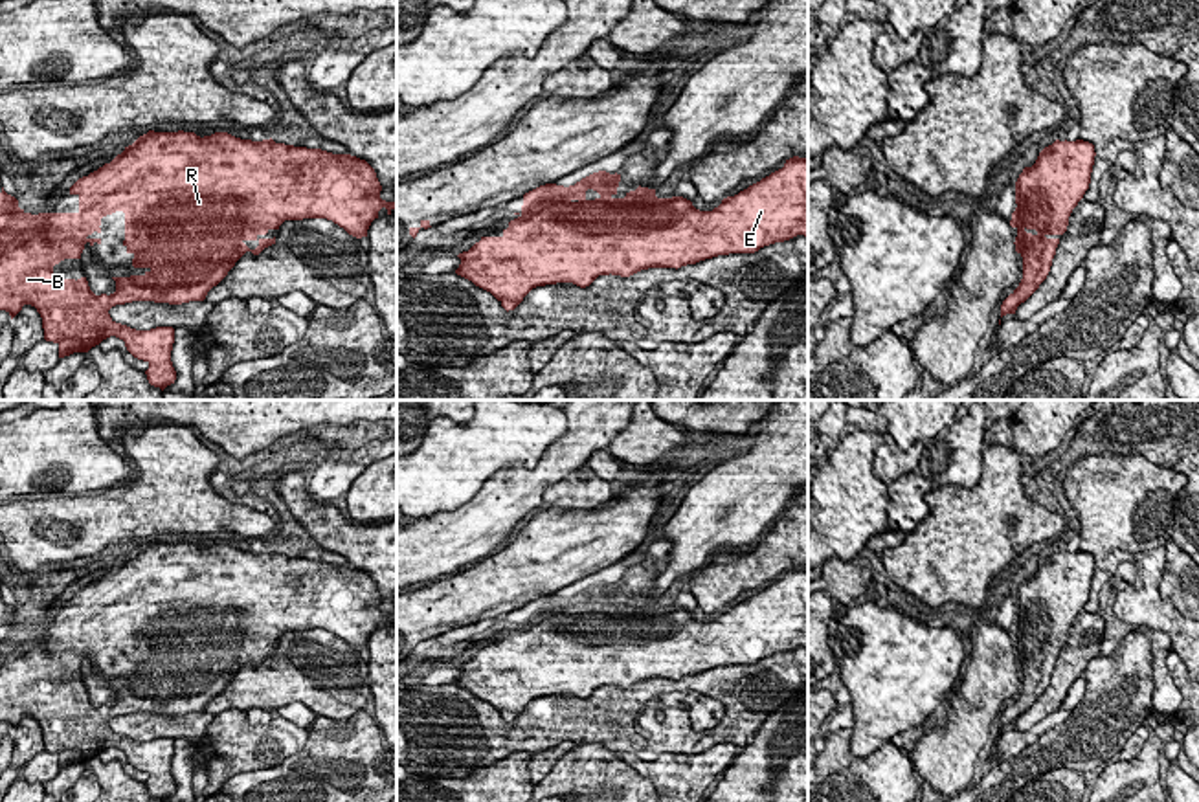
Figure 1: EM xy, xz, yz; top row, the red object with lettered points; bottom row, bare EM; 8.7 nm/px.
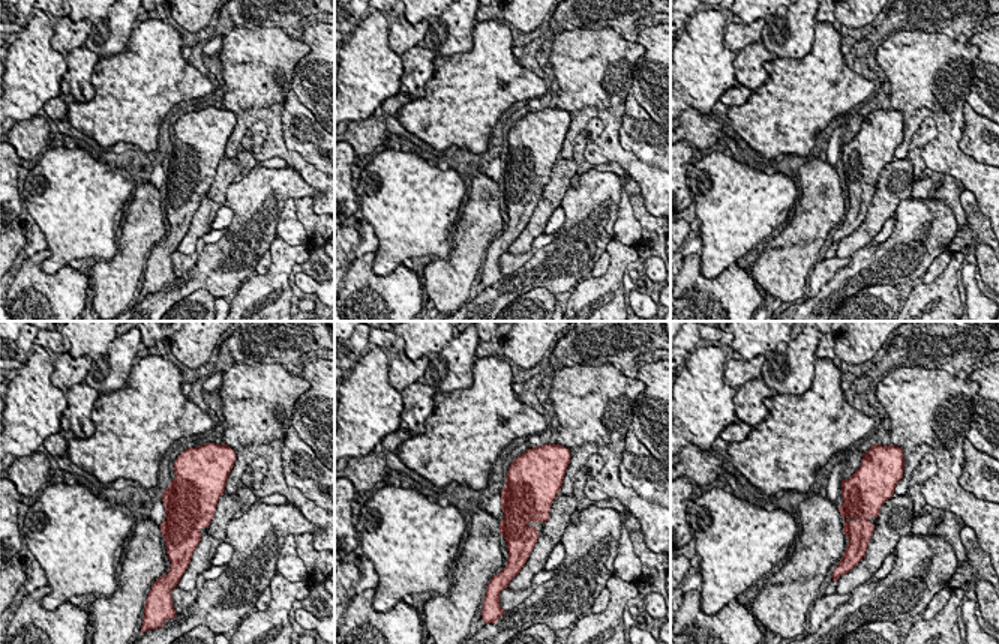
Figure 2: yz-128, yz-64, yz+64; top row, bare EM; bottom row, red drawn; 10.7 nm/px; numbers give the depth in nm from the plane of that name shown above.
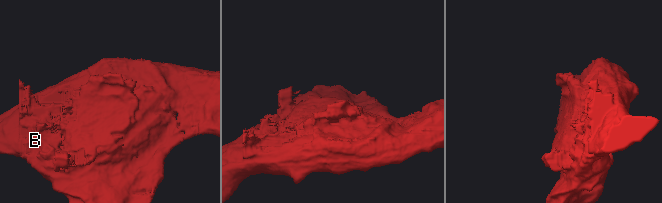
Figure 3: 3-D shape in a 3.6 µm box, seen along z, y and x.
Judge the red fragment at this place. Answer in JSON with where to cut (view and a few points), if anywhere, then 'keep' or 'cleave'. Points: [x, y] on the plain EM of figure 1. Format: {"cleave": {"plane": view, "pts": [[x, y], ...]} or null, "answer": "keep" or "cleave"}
{"cleave": null, "answer": "keep"}

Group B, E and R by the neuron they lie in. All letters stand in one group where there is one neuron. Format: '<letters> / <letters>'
B E R

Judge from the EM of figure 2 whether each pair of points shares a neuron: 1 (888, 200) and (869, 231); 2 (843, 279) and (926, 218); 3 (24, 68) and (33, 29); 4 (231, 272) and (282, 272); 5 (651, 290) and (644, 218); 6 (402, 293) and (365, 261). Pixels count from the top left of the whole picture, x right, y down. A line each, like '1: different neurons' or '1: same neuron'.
1: same neuron
2: same neuron
3: same neuron
4: different neurons
5: same neuron
6: same neuron

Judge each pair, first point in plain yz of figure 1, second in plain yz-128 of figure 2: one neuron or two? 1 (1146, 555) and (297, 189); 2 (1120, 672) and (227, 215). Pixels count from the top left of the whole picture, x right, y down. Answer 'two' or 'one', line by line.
1: two
2: two

